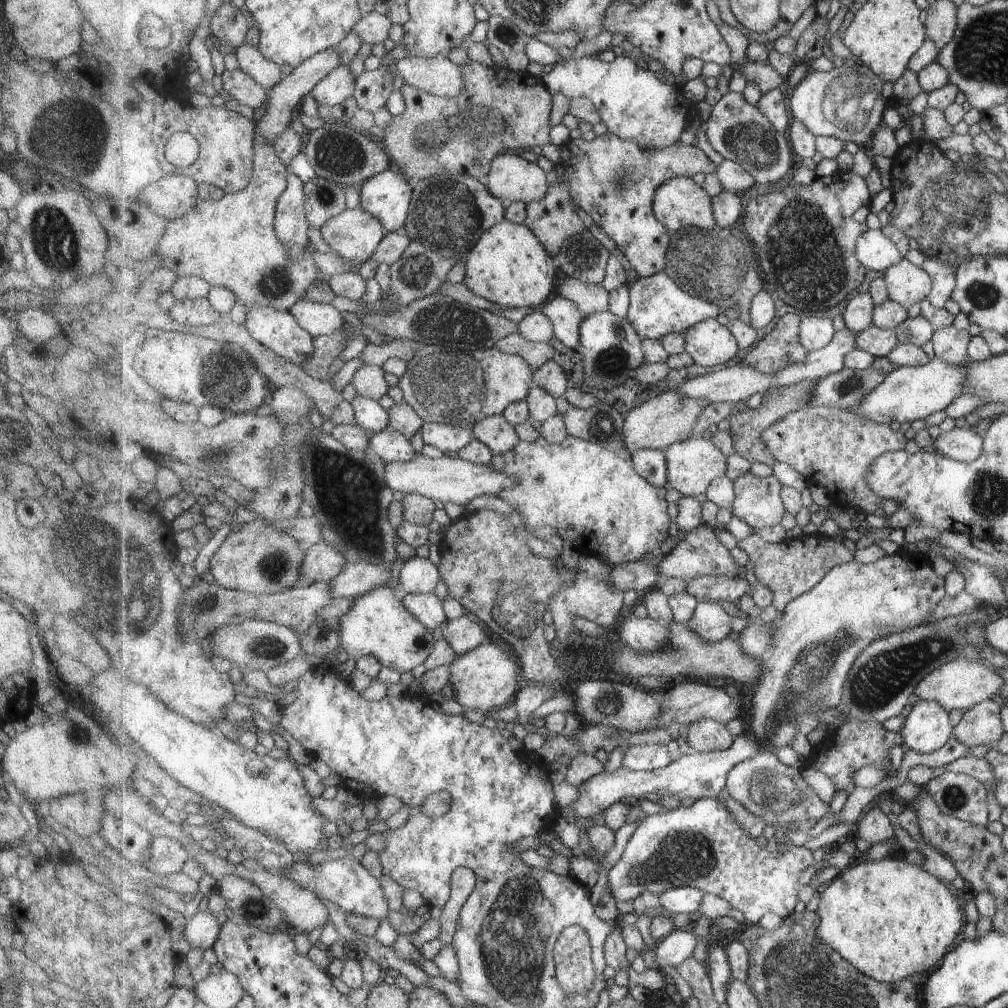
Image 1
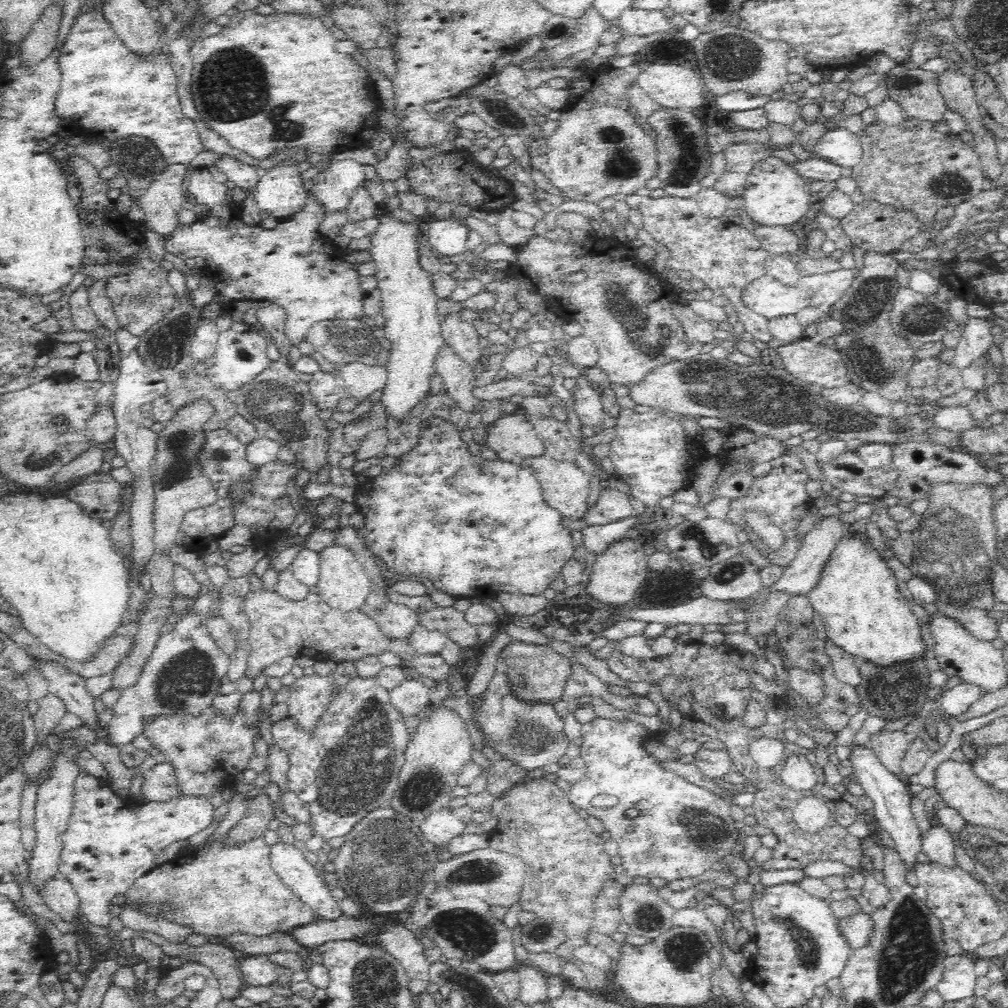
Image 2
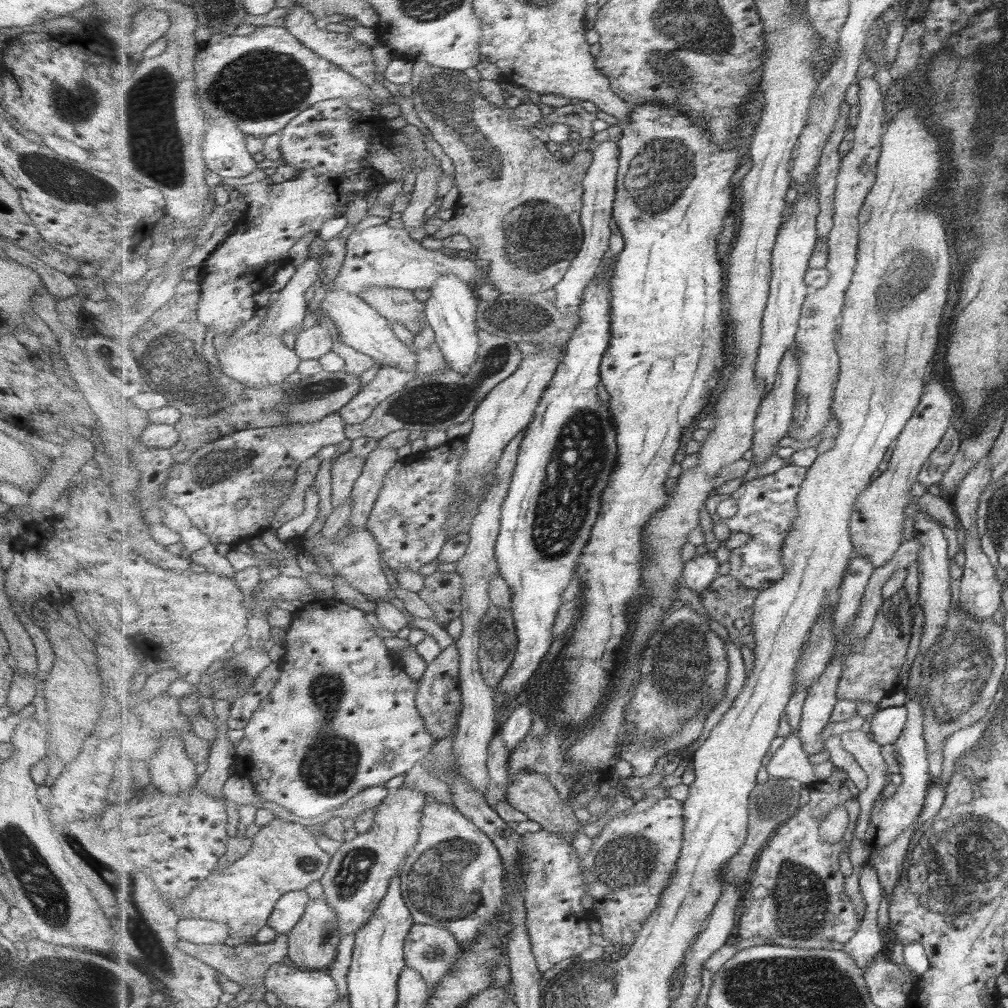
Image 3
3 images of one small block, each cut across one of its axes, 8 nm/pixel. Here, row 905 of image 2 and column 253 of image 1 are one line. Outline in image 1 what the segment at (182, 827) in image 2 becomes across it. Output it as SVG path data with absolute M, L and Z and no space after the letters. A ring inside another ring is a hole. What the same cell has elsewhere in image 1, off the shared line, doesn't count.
M226 70L222 85L231 98L255 110L267 101L267 88L263 87L250 74L237 70Z

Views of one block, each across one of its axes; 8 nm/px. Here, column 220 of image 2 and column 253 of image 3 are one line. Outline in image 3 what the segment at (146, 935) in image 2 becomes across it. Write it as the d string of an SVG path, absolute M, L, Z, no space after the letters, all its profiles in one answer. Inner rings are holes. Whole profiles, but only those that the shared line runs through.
M280 934L269 944L251 944L243 943L242 945L228 946L227 944L195 944L185 939L179 939L176 947L187 954L202 960L219 970L223 975L231 981L238 983L242 989L235 994L235 1000L240 1005L252 1000L255 986L261 986L265 982L266 972L272 967L272 964L277 964L282 961L288 961L289 950L289 934Z

